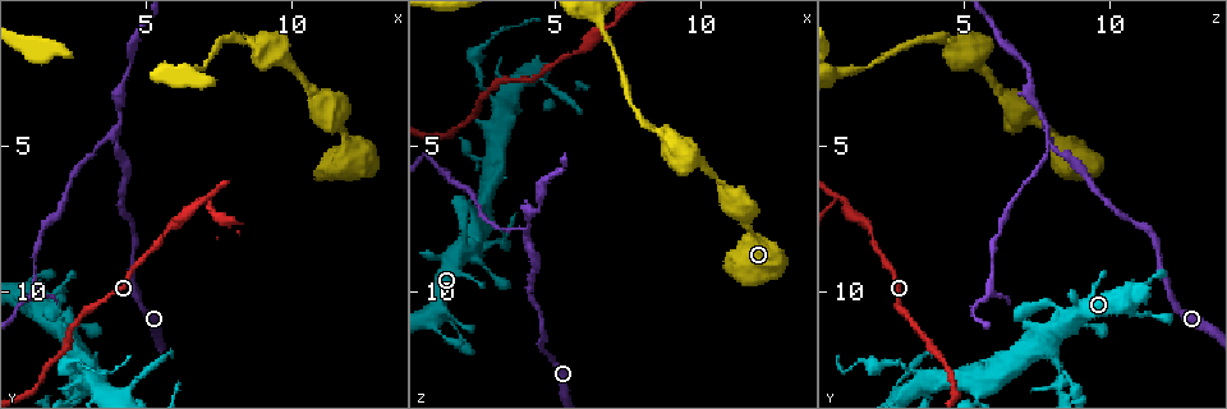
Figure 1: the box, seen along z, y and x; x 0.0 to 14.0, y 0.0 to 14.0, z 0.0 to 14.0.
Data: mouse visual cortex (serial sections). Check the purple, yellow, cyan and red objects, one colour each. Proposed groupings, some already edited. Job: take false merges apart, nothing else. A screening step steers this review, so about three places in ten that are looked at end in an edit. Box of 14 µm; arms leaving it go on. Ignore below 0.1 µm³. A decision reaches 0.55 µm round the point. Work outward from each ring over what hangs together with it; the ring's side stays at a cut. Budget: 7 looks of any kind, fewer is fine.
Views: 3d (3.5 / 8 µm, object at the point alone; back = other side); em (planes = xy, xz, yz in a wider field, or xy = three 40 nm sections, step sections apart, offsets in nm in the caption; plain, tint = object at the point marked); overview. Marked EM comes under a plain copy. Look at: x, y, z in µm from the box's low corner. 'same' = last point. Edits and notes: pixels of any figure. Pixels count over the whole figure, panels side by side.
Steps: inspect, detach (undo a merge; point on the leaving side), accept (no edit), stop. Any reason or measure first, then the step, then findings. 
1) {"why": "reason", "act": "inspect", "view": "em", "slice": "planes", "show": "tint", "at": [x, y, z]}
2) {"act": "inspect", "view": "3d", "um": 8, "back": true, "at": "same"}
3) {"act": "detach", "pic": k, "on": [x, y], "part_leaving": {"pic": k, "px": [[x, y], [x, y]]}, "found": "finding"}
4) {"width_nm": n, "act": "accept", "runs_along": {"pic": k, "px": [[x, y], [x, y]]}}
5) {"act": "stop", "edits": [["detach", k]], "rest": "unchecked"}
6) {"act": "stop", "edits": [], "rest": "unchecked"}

{"why": "four-way junction", "act": "inspect", "view": "3d", "um": 3.5, "at": [2.7, 11.9, 7.7]}

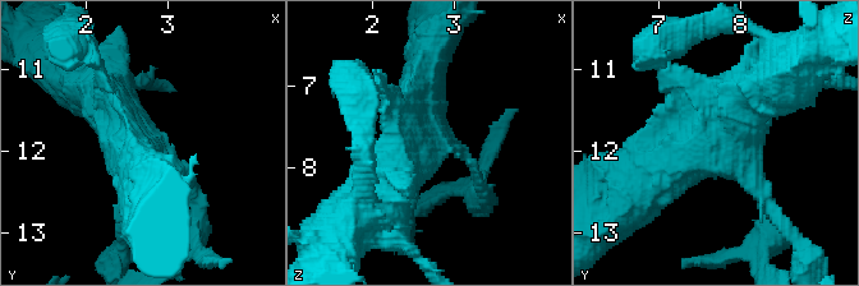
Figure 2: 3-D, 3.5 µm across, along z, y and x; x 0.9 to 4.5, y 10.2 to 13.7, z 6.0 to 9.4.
{"act": "inspect", "view": "em", "slice": "planes", "show": "tint", "at": [2.70, 11.95, 7.70]}

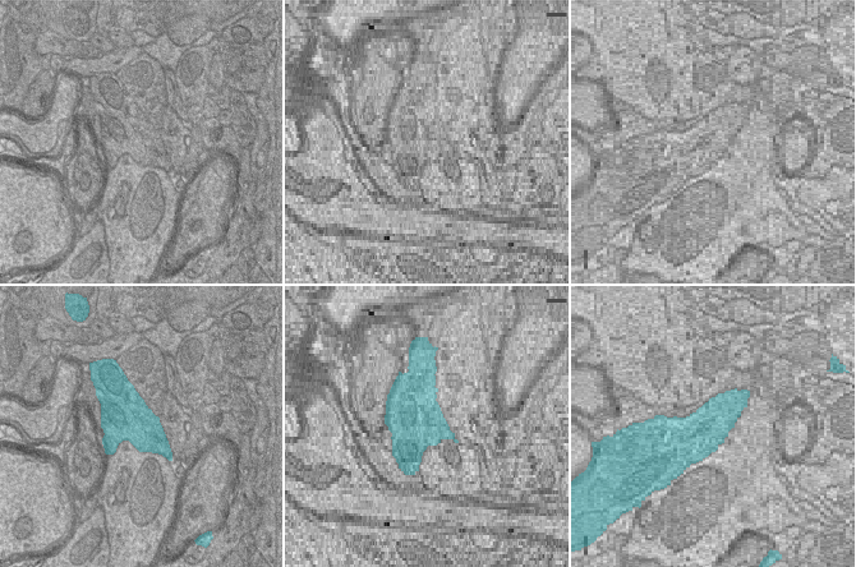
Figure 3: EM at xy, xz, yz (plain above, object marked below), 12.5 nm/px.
{"act": "accept", "runs_along": {"pic": 2, "px": [[781, 78], [758, 90], [664, 176]]}, "found": "one cell here"}

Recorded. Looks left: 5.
{"why": "abrupt turn", "act": "inspect", "view": "3d", "um": 3.5, "at": [4.0, 4.7, 7.9]}

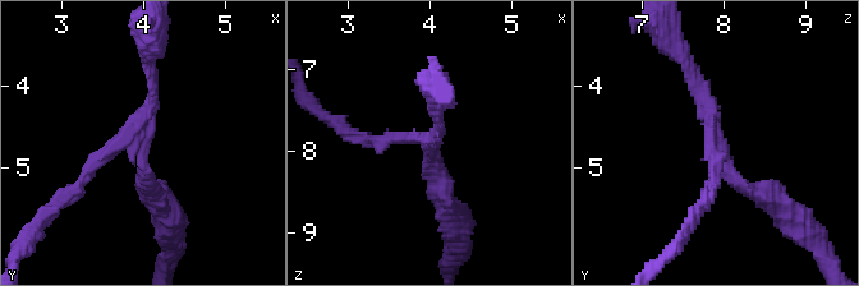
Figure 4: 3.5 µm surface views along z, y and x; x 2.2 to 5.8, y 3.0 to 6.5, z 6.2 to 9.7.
{"arms": 3, "arm_widths_nm": [150, 150, 200], "why": "now the EM", "act": "inspect", "view": "em", "slice": "xy", "step": 3, "show": "tint", "at": [4.00, 4.70, 7.90]}

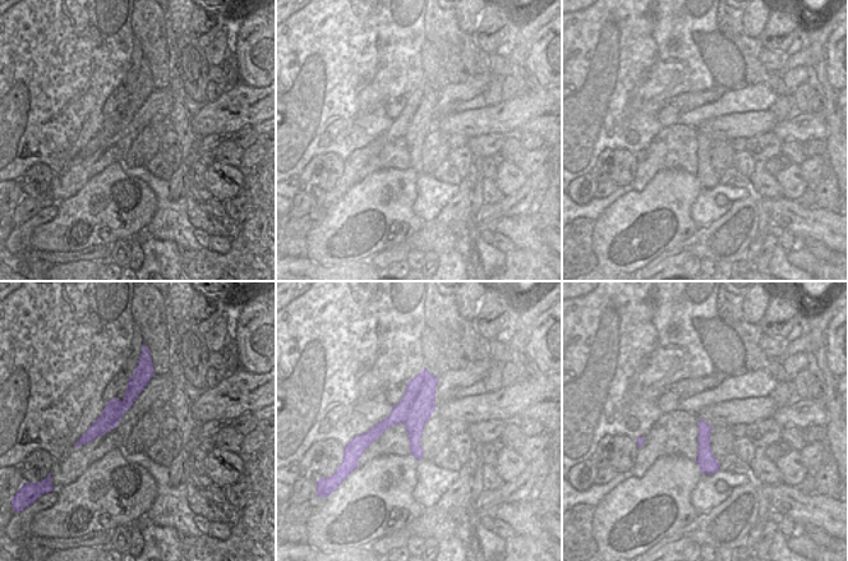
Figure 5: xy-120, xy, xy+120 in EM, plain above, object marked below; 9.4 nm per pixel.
{"act": "detach", "pic": 4, "on": [90, 174], "part_leaving": {"pic": 4, "px": [[128, 141], [111, 144], [37, 224]]}, "found": "a second cell is stuck on"}

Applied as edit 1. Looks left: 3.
{"why": "calibre changes", "act": "inspect", "view": "3d", "um": 8, "at": [8.6, 1.5, 4.4]}

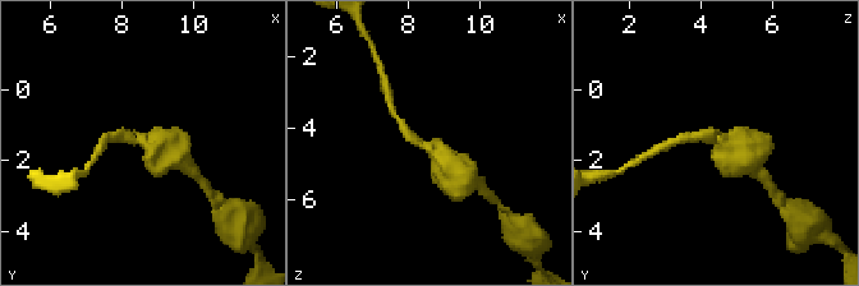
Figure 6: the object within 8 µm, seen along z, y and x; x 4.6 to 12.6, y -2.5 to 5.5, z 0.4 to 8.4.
{"act": "inspect", "view": "3d", "um": 3.5, "at": [8.6, 1.5, 4.5]}

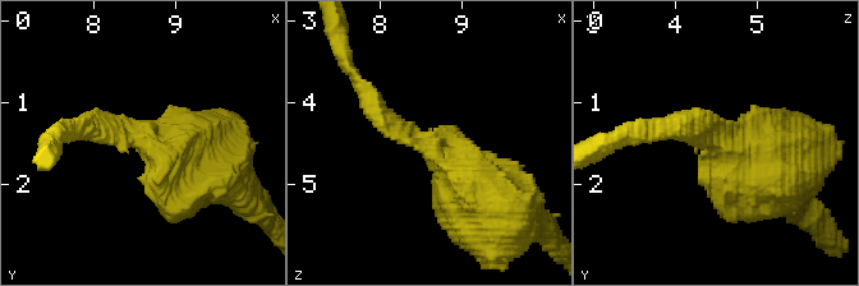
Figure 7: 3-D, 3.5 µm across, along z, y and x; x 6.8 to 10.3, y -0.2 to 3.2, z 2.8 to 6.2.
{"arm_widths_nm": [250, 600], "act": "accept", "runs_along": {"pic": 7, "px": [[465, 188], [450, 146], [399, 129], [359, 87]]}, "found": "continuous, no second cell"}

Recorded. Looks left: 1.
{"act": "stop", "edits": [["detach", 4]], "rest": "unchecked"}

